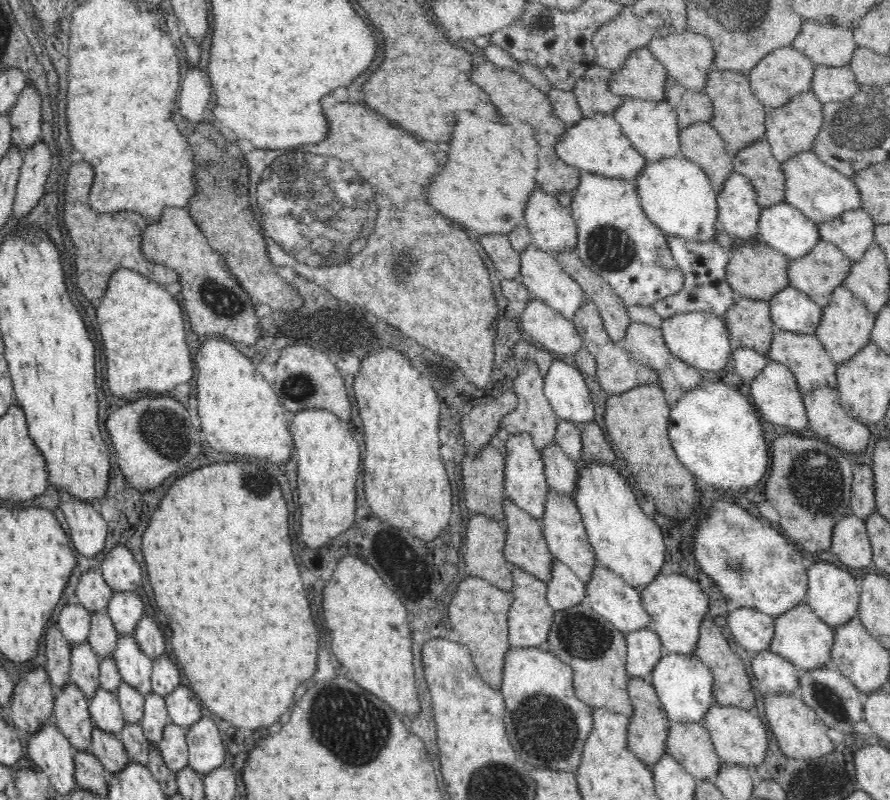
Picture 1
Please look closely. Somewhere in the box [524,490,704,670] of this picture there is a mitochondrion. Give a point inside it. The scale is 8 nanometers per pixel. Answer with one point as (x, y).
(576, 632)

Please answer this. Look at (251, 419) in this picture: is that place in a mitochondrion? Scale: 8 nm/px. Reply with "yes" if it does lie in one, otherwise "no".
no

